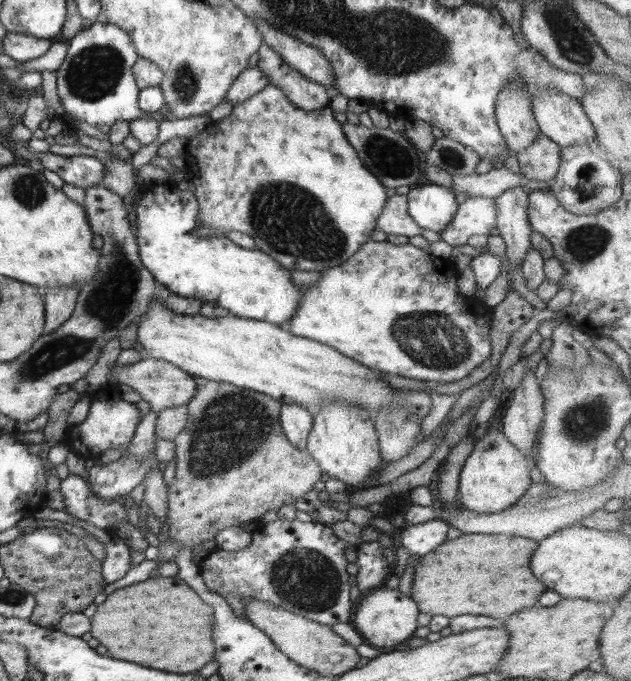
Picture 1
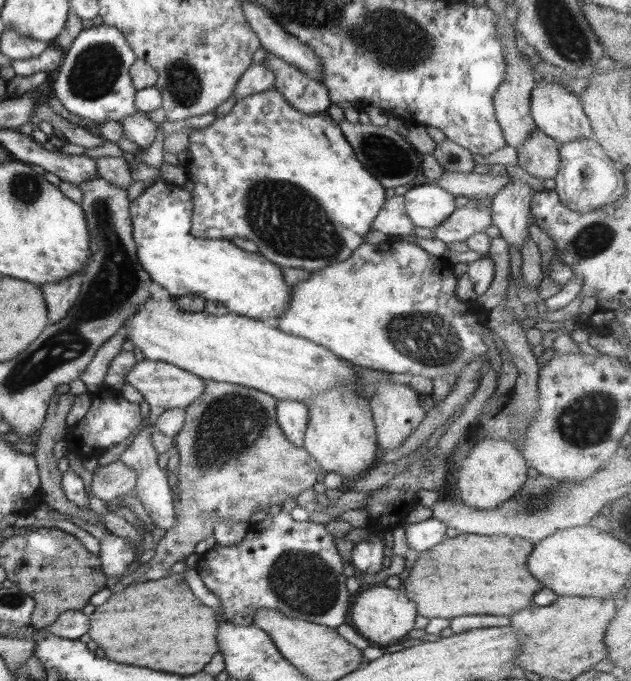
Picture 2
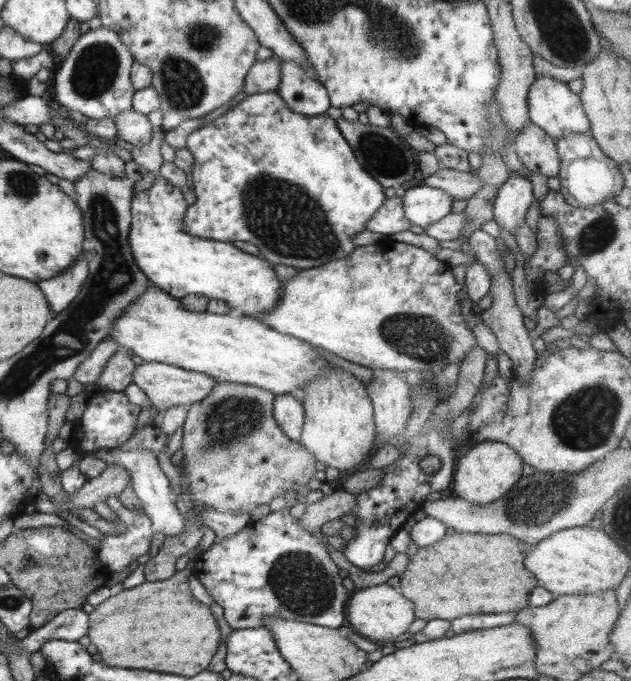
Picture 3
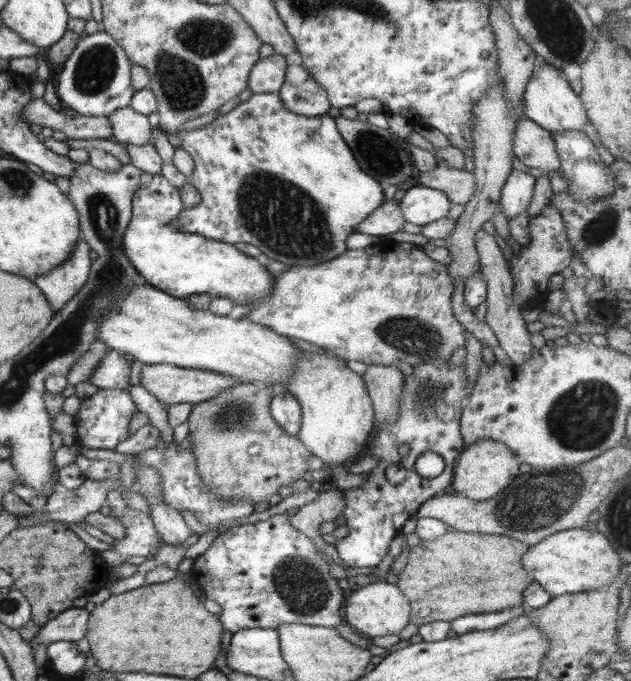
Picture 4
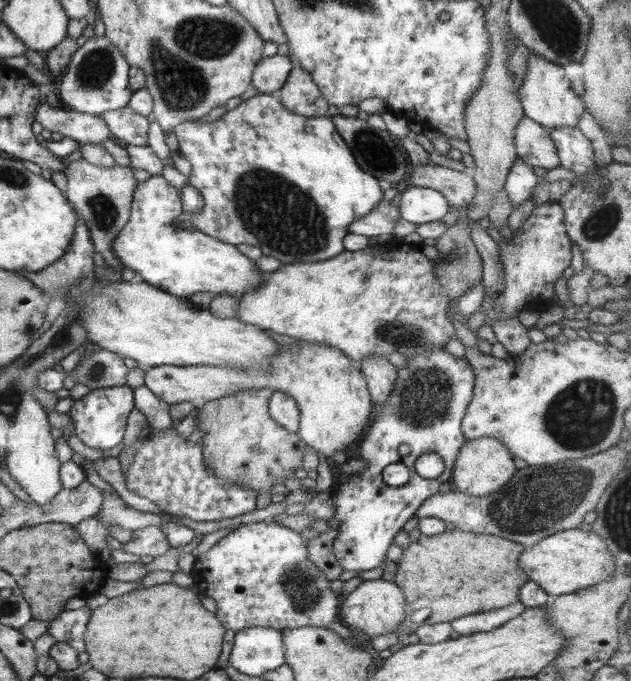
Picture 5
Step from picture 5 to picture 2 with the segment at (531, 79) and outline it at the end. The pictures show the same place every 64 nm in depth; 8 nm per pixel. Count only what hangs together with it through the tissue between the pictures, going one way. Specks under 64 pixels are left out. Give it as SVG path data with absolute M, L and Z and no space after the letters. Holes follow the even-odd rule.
M552 79L537 82L530 95L530 116L536 127L550 136L559 145L577 140L578 138L591 138L594 135L590 119L583 111L582 101L564 85Z

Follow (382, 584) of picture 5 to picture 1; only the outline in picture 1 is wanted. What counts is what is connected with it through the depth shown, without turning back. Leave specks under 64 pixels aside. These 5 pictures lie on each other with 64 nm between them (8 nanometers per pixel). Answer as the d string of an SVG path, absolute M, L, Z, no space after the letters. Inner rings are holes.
M382 586L360 597L356 616L352 616L352 622L370 646L382 651L397 650L405 647L414 637L414 632L419 627L416 622L418 614L419 608L412 598L398 589Z

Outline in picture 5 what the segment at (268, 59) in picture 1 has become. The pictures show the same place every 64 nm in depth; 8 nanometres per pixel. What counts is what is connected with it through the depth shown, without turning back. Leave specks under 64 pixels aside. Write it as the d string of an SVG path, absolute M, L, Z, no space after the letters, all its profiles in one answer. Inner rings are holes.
M299 65L291 68L288 80L277 95L280 102L290 112L295 112L300 116L320 117L326 116L328 112L328 101L322 96L312 75Z

